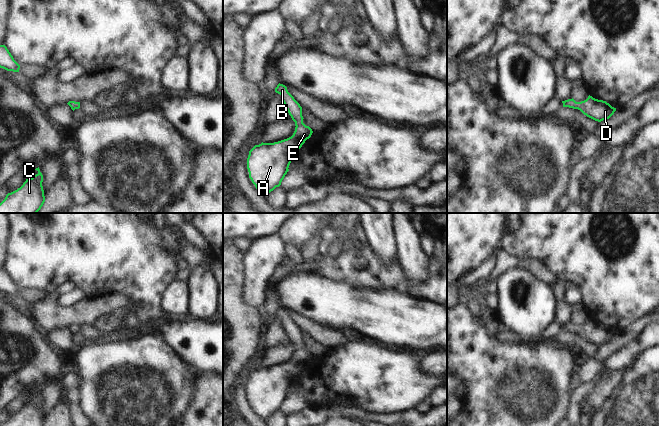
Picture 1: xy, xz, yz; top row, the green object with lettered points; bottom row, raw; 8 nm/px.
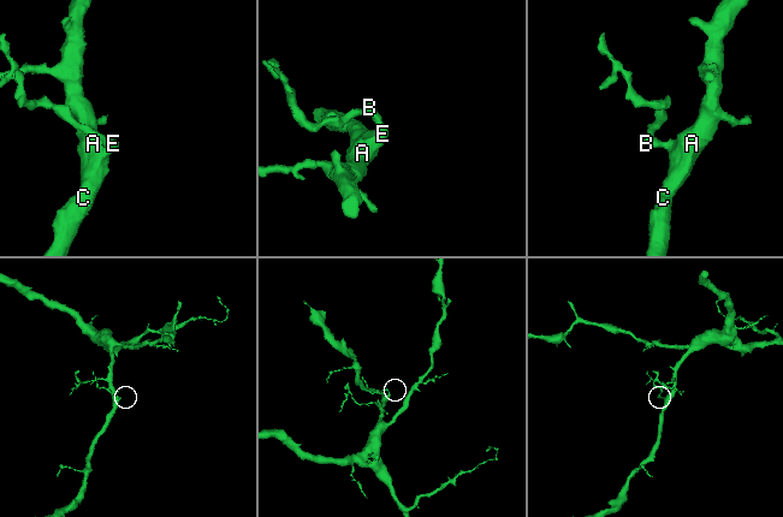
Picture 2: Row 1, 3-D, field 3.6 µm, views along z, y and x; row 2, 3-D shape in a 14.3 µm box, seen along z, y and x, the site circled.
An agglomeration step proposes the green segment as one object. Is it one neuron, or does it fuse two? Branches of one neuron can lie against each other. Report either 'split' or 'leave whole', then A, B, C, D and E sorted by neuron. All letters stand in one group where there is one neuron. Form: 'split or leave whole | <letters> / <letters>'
leave whole | A B C D E

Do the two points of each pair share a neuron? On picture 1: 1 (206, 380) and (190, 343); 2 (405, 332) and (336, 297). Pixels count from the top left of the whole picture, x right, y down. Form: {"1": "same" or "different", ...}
{"1": "different", "2": "same"}

